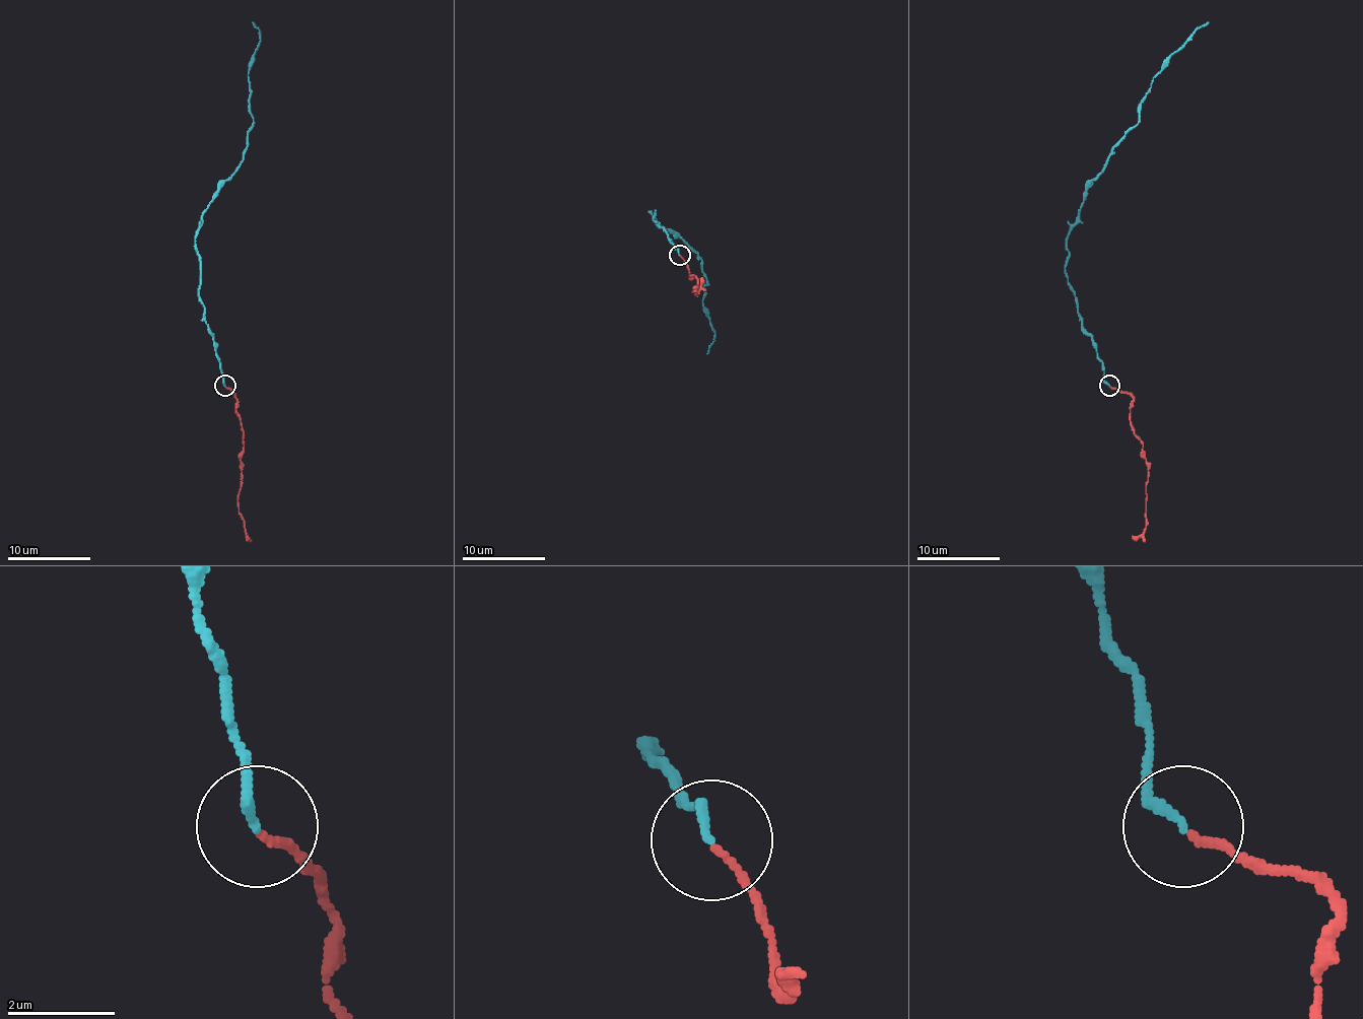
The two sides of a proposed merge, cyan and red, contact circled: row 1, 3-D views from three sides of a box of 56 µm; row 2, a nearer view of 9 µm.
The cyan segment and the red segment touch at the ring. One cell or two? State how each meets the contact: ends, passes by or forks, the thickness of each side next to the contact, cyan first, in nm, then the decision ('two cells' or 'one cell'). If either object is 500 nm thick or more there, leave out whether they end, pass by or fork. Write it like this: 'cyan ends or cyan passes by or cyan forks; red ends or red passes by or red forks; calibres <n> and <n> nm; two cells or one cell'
cyan ends; red ends; calibres 170 and 130 nm; one cell

